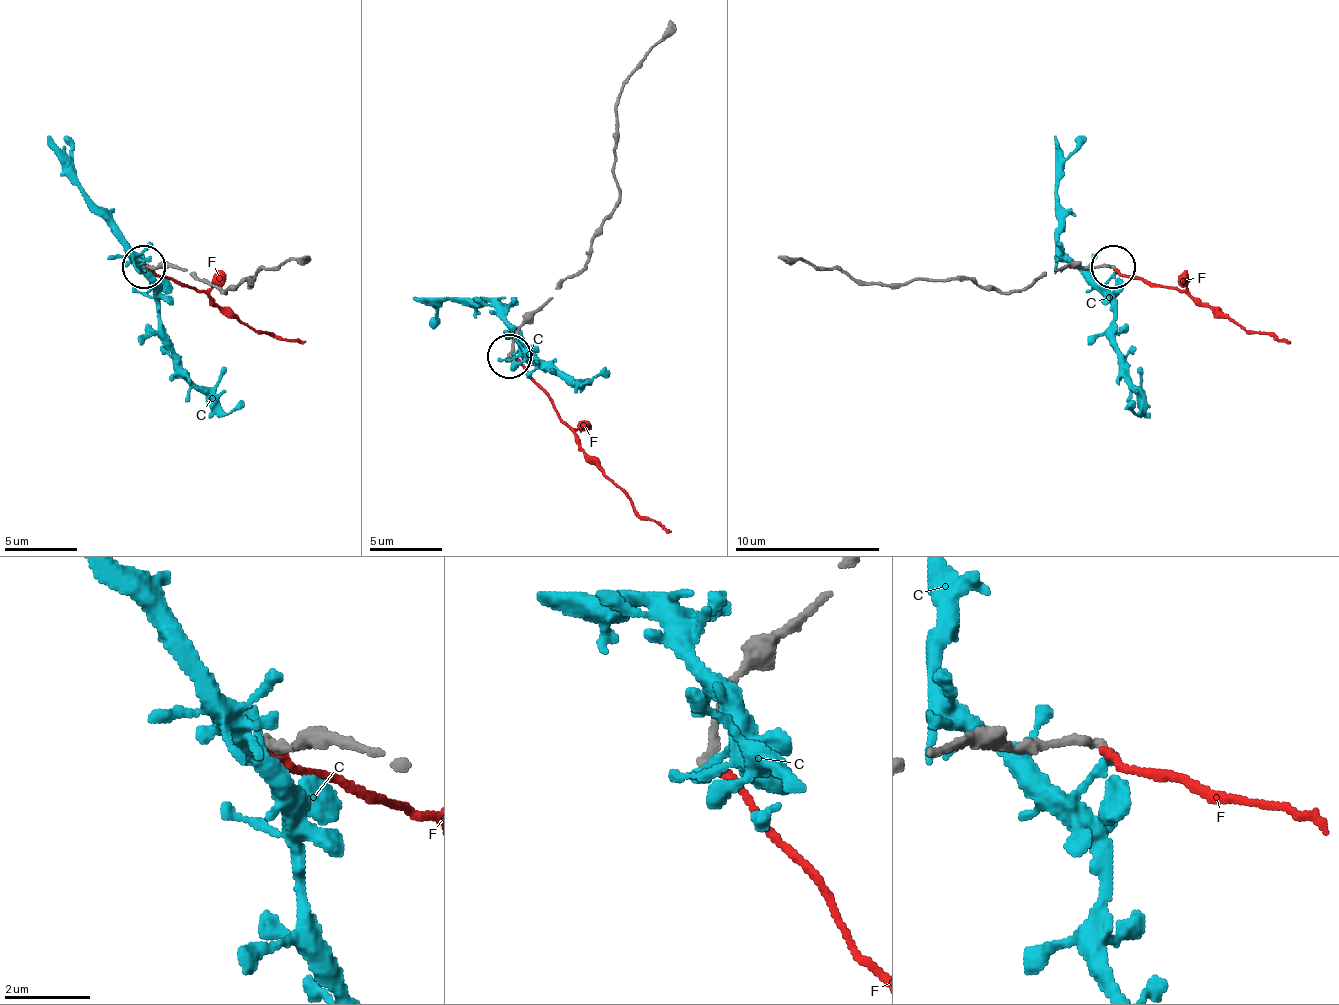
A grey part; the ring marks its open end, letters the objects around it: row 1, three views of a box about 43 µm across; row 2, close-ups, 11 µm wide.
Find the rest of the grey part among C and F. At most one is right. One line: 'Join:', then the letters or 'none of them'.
Join: none of them

